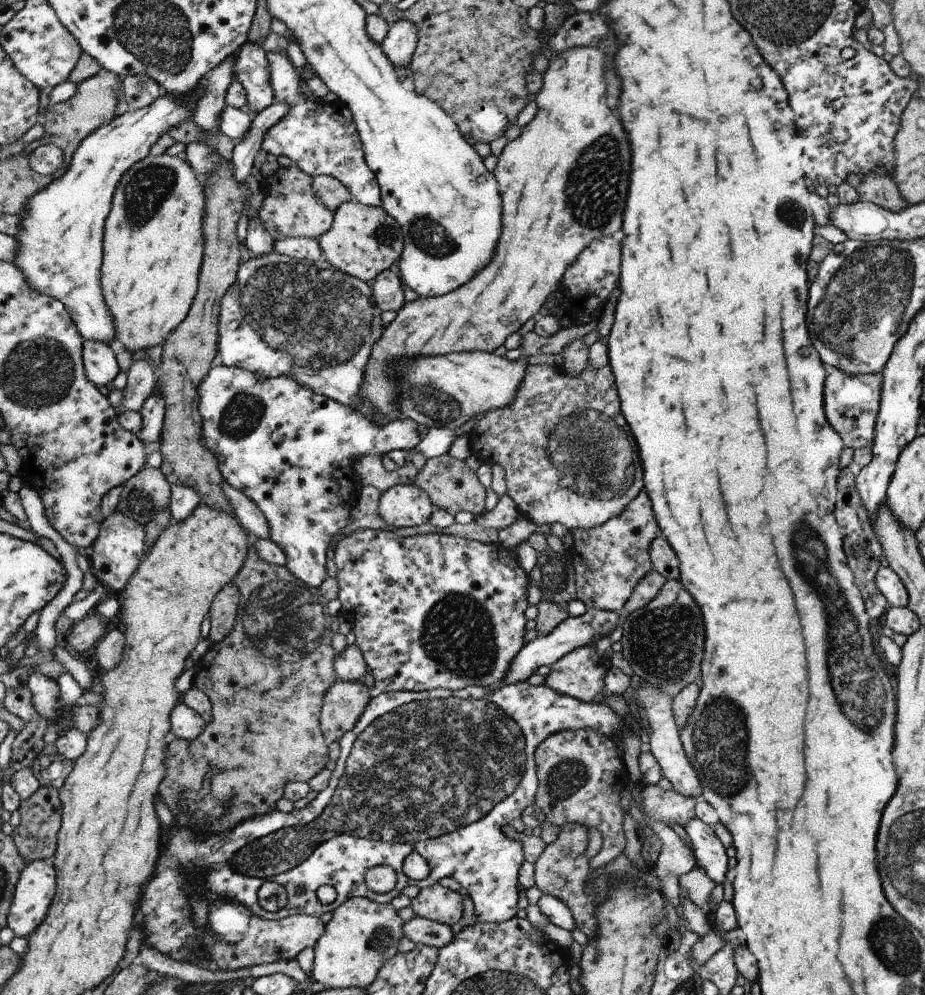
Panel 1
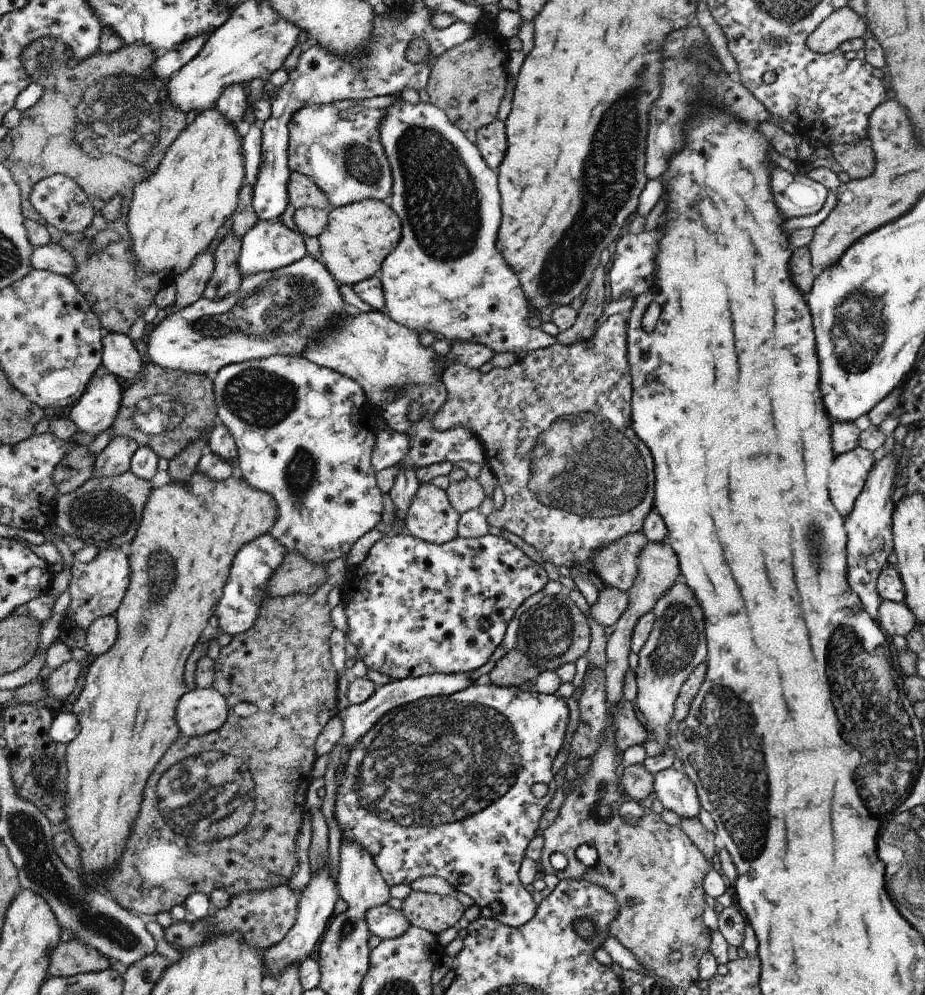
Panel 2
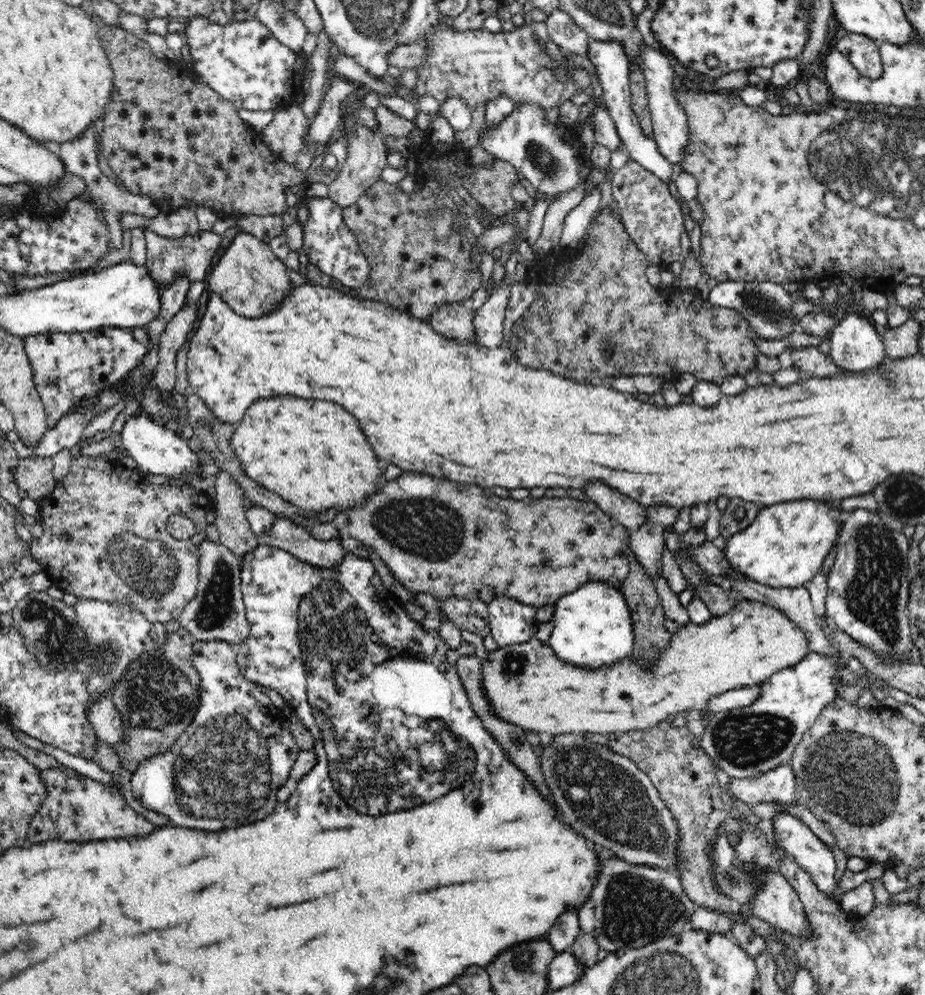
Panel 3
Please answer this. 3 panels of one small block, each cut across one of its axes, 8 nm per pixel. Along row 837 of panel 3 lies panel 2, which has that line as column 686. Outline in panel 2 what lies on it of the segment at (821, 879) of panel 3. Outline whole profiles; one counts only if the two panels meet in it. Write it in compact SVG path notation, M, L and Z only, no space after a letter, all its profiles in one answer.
M674 767L657 772L654 775L653 791L657 799L667 810L670 810L682 820L696 818L700 814L701 804L696 792L696 785Z

